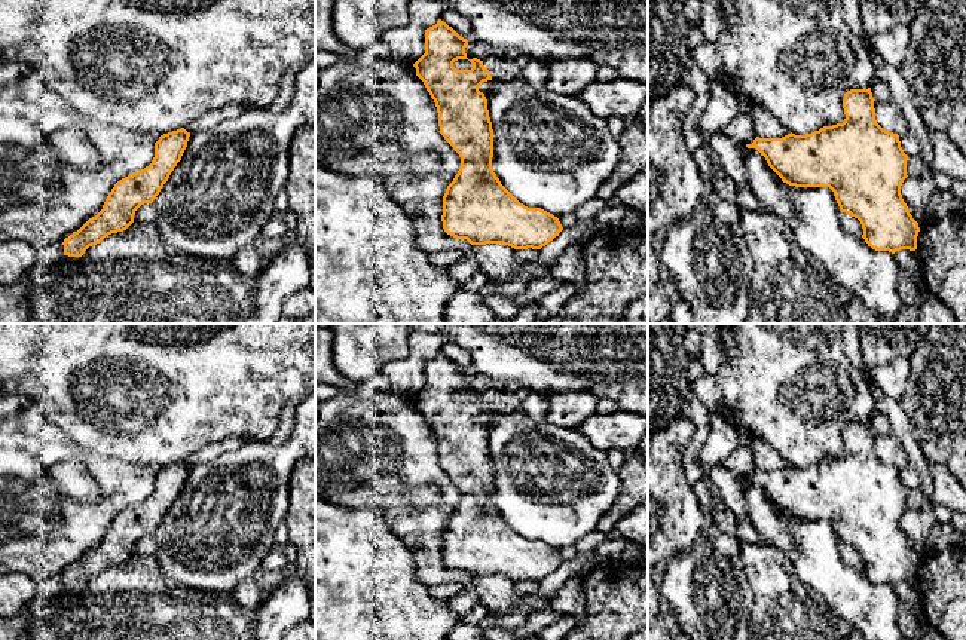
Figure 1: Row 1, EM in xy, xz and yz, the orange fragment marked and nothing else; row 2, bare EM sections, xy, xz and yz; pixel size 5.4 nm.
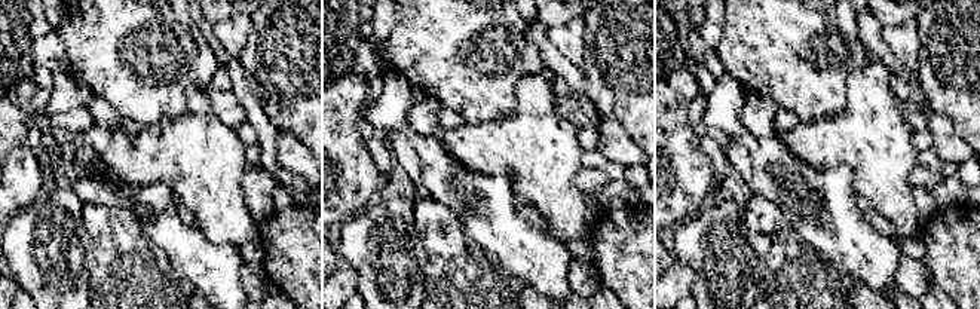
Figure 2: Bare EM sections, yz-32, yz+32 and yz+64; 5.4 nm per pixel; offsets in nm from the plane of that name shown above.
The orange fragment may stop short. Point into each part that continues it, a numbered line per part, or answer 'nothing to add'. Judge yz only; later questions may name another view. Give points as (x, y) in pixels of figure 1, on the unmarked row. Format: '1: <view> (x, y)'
nothing to add

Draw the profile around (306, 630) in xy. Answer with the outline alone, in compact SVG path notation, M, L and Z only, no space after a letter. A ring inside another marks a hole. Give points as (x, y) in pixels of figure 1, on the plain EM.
M308 619L290 628L282 640L315 640L315 622Z

